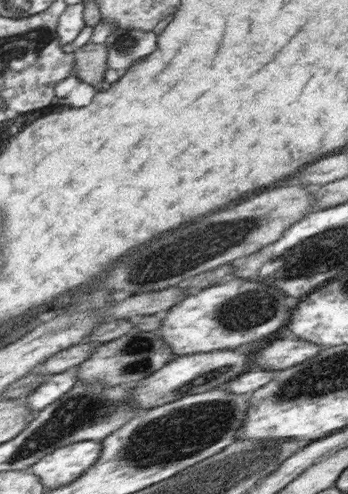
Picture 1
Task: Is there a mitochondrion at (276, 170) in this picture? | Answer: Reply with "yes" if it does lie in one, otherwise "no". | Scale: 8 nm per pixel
no

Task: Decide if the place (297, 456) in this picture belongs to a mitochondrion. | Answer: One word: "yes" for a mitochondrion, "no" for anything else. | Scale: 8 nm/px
no

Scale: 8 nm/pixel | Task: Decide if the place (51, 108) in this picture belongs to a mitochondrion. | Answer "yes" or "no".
no

